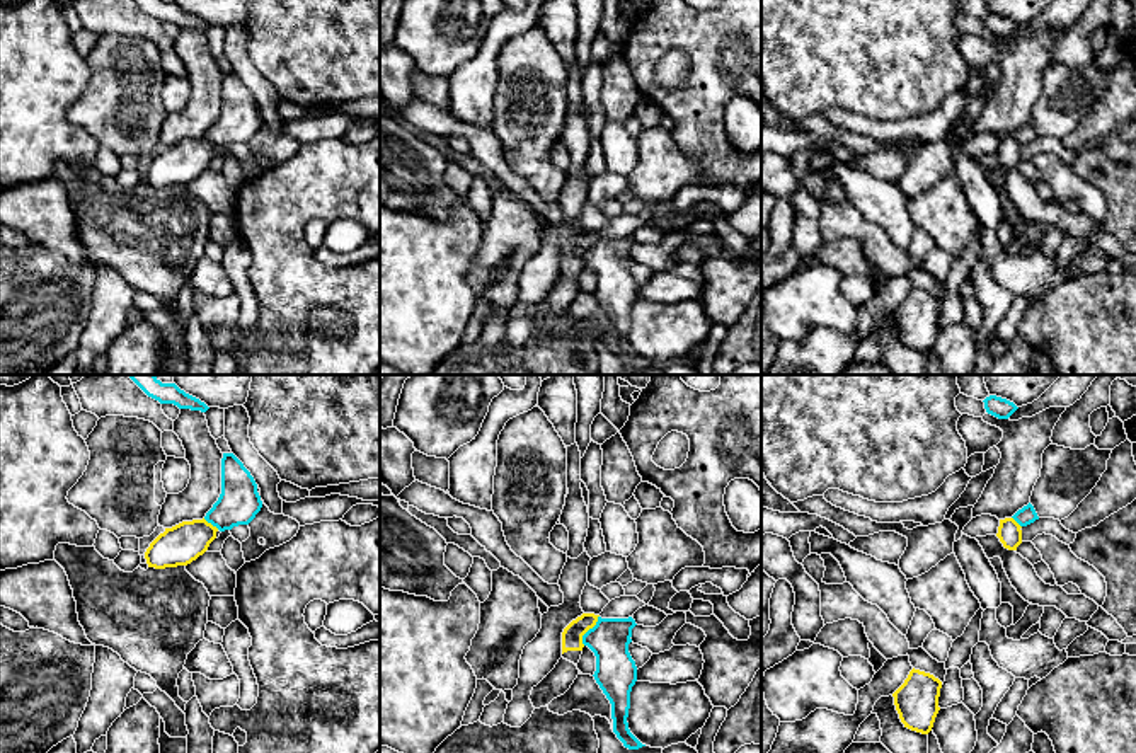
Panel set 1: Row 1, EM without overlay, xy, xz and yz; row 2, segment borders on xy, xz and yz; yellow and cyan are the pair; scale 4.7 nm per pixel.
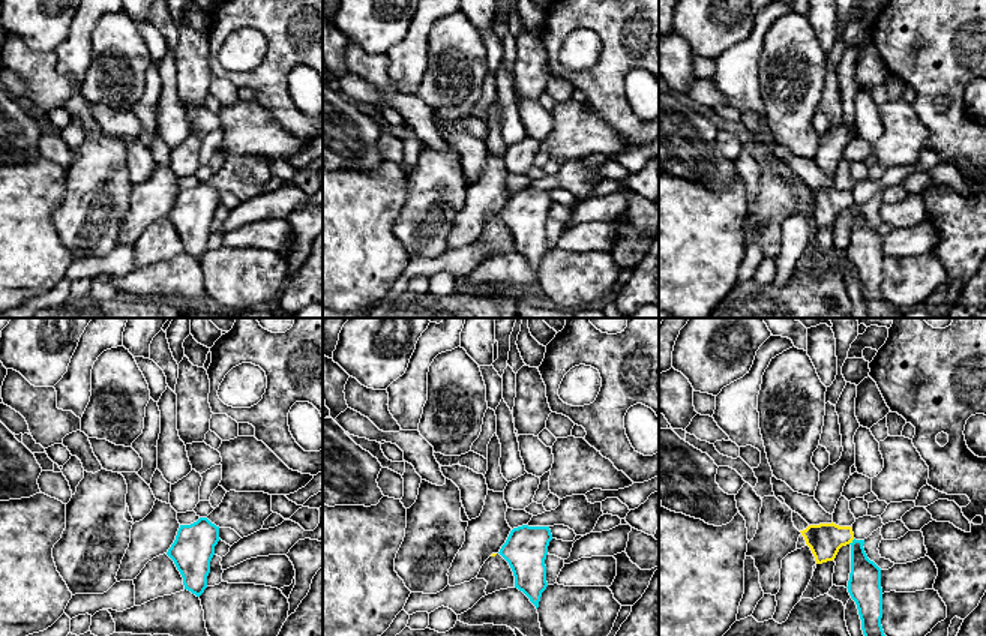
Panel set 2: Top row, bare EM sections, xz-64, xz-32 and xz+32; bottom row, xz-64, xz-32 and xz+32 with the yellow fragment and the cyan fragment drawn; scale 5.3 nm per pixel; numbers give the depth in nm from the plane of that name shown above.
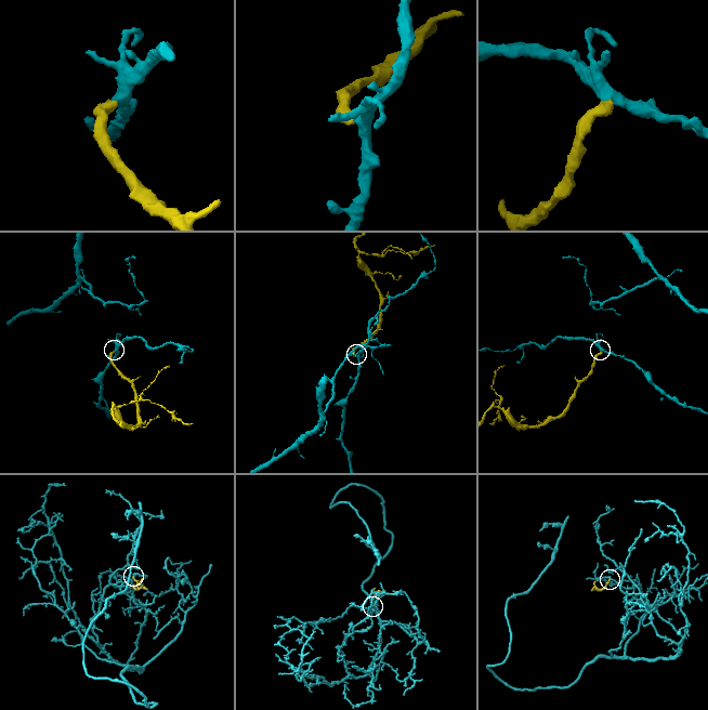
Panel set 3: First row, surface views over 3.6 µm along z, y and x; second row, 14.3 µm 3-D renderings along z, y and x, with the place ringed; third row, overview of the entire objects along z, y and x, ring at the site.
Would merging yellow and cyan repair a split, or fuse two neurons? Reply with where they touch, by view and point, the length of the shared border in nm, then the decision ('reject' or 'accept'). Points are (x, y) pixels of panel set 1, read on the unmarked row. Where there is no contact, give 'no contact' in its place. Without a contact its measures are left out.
xz (588, 247) | 160 nm | reject

